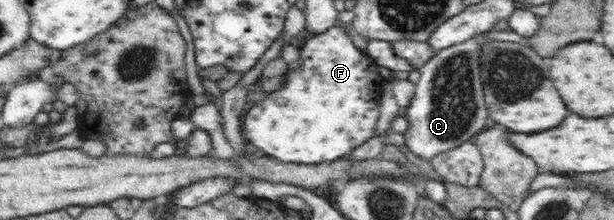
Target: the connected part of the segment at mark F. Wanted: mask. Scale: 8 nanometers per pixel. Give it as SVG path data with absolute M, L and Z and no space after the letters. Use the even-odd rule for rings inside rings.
M329 27L321 34L313 34L313 36L299 48L299 57L301 57L301 67L298 67L295 72L287 72L287 84L283 84L281 90L271 92L261 102L250 105L250 110L246 113L245 120L243 120L243 136L259 148L259 152L273 156L277 161L283 163L295 164L321 164L321 162L334 162L338 159L345 158L347 154L351 154L354 148L361 146L373 136L375 132L375 124L379 118L379 94L382 92L381 84L383 84L383 77L379 73L379 66L370 56L363 56L359 49L353 45L351 38L345 34L343 28Z

